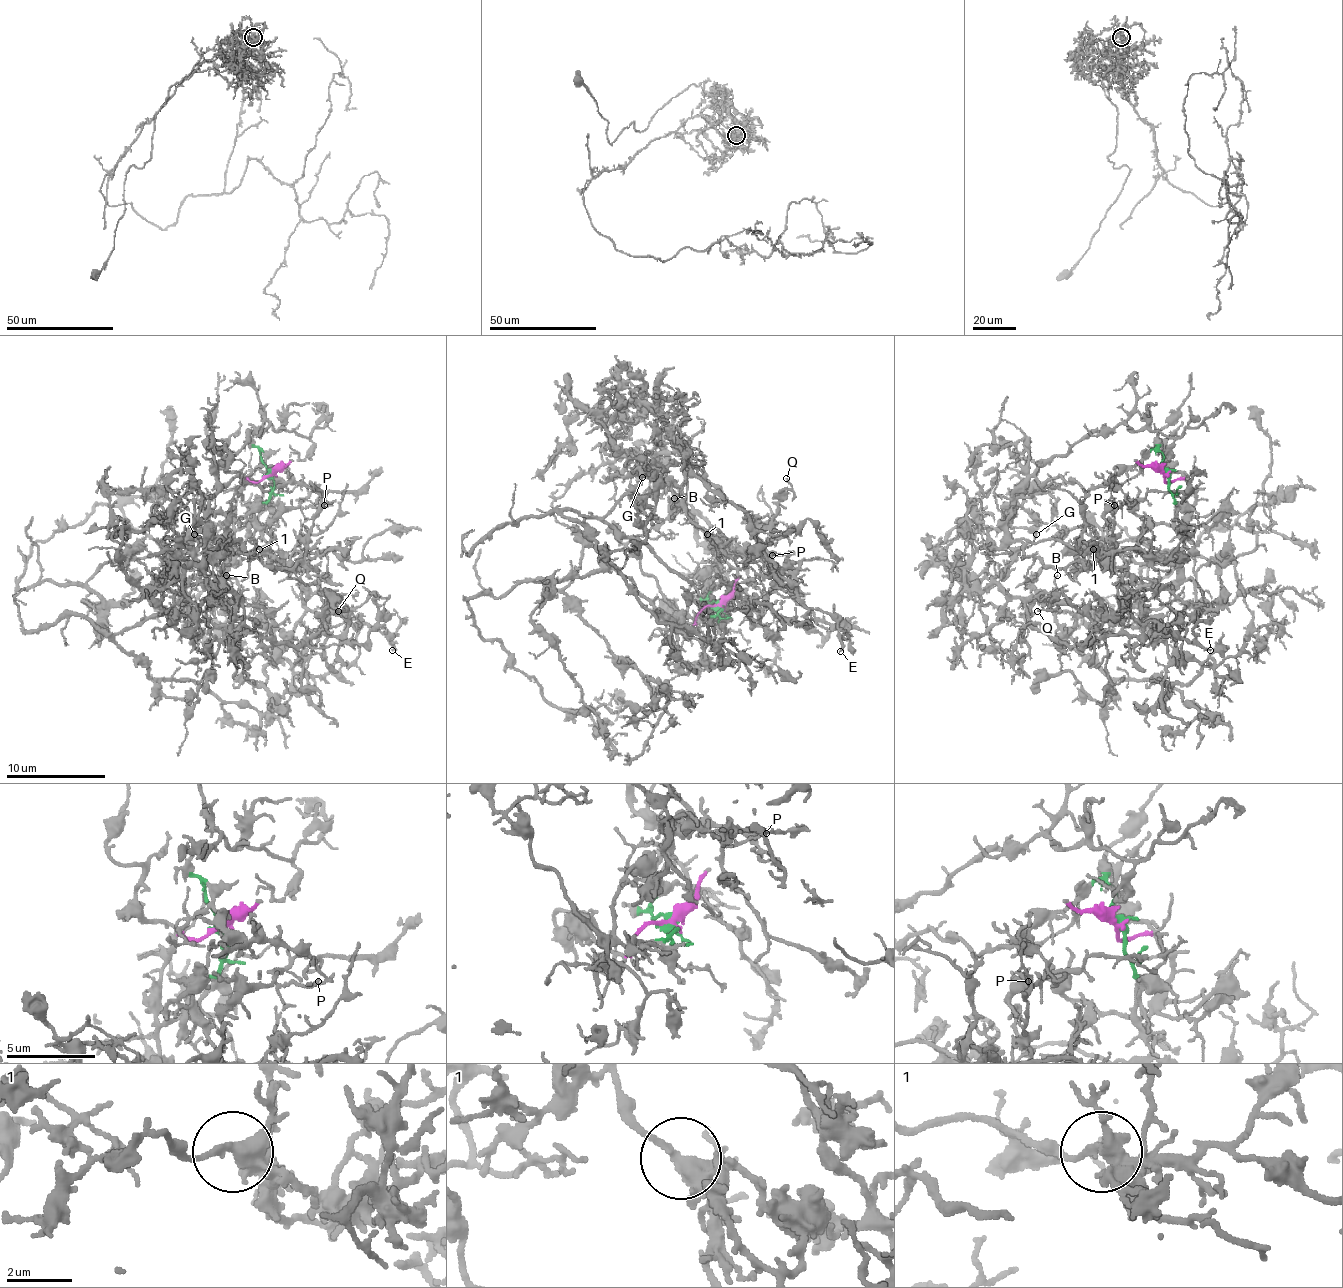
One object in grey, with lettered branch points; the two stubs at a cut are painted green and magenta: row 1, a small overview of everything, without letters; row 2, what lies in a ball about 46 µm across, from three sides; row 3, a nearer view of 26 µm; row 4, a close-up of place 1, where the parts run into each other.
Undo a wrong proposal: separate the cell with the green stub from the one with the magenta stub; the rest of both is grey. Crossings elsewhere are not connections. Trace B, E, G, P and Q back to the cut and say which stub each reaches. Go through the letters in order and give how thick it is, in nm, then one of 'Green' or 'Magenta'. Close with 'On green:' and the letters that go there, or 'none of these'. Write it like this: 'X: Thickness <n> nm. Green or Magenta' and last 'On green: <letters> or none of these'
B: Thickness 90 nm. Green
E: Thickness 200 nm. Green
G: Thickness 180 nm. Green
P: Thickness 90 nm. Green
Q: Thickness 130 nm. Green
On green: B, E, G, P, Q

